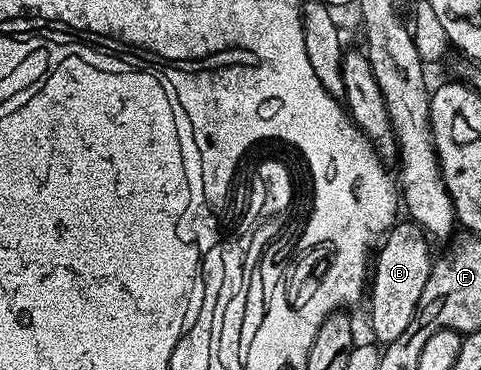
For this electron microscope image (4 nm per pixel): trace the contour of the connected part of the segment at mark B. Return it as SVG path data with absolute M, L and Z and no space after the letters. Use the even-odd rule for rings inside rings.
M413 222L395 223L385 233L380 247L372 260L372 279L368 284L368 300L370 296L370 332L379 345L385 346L396 342L404 330L408 330L408 322L418 309L420 294L424 294L424 282L428 282L432 255L430 244L422 228Z

